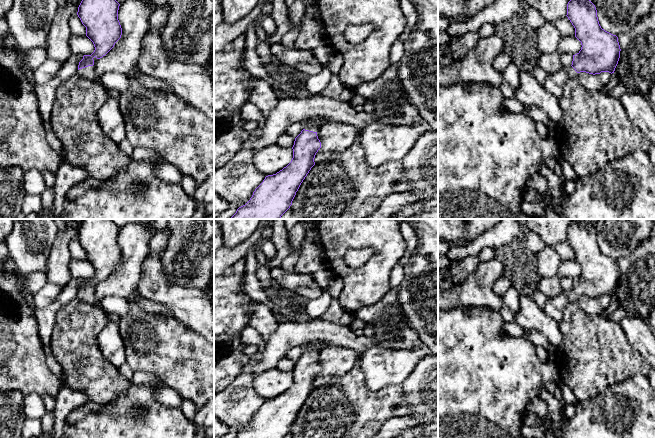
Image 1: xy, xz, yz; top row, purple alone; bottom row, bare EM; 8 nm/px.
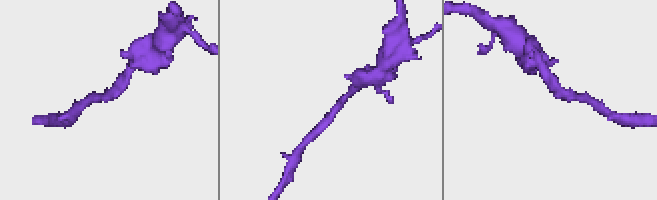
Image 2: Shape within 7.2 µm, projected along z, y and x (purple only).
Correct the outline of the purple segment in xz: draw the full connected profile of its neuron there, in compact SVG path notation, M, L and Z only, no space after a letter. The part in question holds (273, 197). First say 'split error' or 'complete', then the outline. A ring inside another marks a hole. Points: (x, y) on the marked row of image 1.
split error | M312 117L302 121L304 129L295 138L291 162L276 174L266 176L250 200L239 207L230 219L280 219L290 208L321 148L317 136L320 119L322 117Z

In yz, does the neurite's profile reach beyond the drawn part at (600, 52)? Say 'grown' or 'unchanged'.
grown

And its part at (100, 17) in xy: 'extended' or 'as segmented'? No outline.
extended

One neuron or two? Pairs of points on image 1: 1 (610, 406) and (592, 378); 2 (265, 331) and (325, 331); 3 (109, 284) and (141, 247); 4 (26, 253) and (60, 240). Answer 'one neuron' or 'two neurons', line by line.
1: two neurons
2: two neurons
3: one neuron
4: two neurons

